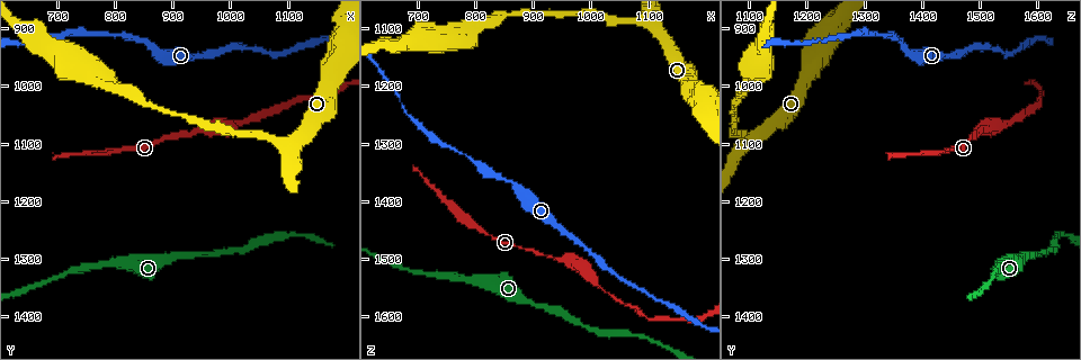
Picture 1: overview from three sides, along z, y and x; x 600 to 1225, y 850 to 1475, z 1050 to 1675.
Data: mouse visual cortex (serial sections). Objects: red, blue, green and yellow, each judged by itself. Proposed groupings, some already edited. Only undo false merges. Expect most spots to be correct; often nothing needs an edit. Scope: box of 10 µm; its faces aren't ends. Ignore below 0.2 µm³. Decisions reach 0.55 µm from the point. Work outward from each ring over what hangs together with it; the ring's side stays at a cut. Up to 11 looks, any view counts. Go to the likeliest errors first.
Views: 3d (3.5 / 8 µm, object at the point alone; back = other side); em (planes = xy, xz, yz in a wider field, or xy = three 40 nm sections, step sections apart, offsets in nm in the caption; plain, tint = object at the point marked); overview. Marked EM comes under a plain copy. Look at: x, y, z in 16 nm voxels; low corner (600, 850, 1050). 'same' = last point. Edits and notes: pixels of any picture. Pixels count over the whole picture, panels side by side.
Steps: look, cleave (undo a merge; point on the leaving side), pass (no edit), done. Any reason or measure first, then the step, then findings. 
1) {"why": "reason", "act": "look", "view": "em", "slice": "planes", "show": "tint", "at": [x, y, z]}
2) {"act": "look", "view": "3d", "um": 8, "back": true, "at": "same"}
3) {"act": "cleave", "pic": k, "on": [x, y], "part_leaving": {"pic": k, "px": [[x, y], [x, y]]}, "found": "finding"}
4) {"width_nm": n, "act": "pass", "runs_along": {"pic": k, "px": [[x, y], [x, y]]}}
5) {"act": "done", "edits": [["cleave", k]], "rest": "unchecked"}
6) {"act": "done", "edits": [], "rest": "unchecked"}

{"why": "calibre changes", "act": "look", "view": "3d", "um": 8, "at": [950, 1080, 1505]}

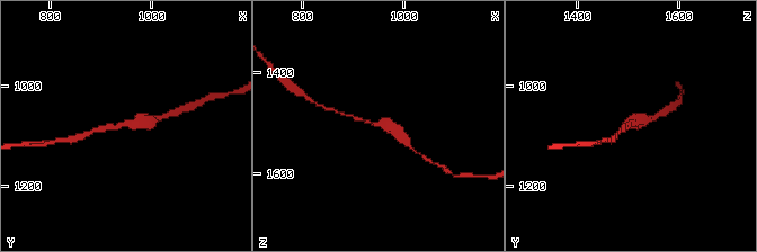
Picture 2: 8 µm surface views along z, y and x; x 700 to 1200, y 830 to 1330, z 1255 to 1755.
{"why": "closer look", "act": "look", "view": "3d", "um": 3.5, "at": "same"}

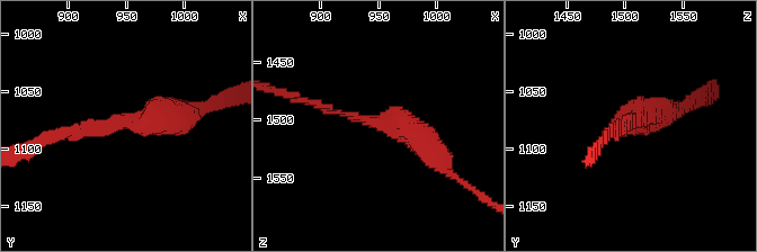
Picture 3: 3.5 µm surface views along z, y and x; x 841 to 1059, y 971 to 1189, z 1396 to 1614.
{"act": "look", "view": "em", "slice": "planes", "show": "tint", "at": [958, 1076, 1500]}

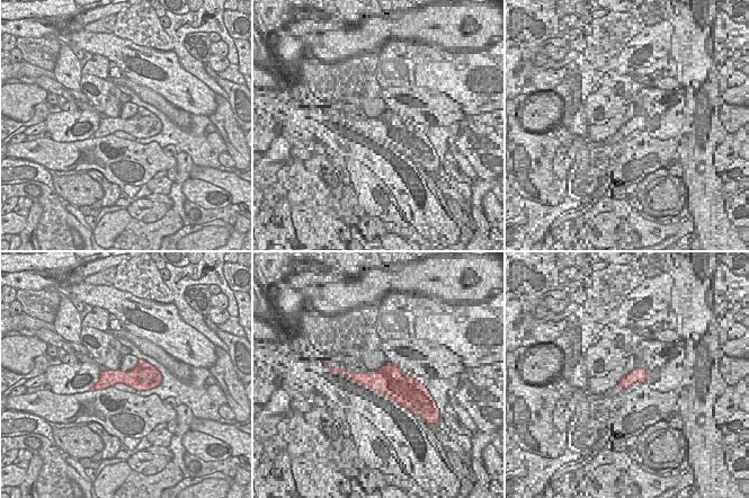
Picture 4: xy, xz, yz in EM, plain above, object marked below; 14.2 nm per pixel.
{"act": "pass", "runs_along": {"pic": 3, "px": [[315, 104], [398, 122], [439, 164]]}, "found": "one cell here"}

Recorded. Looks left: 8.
{"why": "thick turns thin", "act": "look", "view": "em", "slice": "xy", "step": 1, "show": "tint", "at": [910, 1290, 1585]}

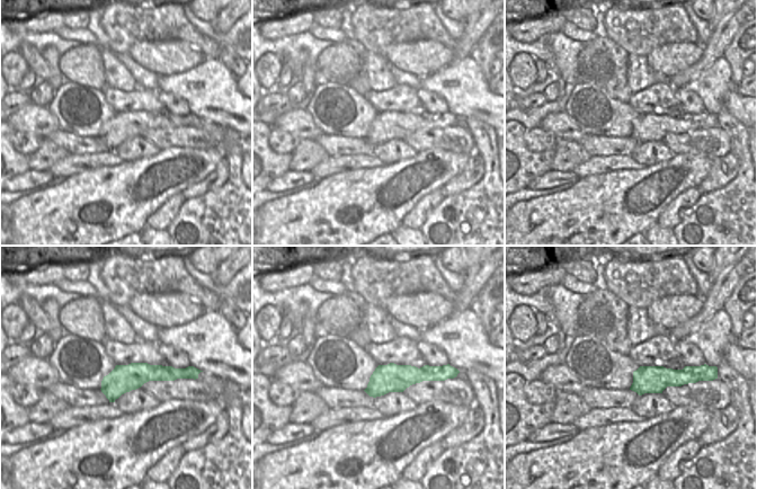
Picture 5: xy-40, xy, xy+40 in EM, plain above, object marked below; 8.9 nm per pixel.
{"why": "see where the arms go", "act": "look", "view": "3d", "um": 3.5, "at": "same"}

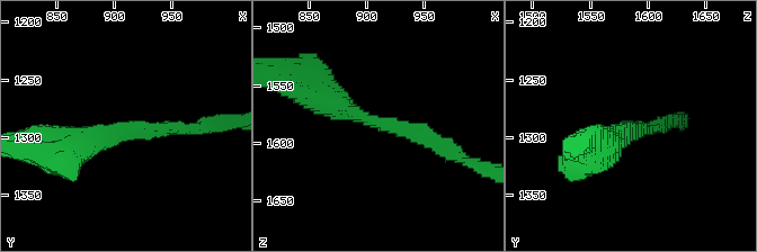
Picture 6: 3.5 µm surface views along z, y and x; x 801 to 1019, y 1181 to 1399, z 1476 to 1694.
{"arm_widths_nm": [200, 450], "act": "pass", "found": "all the same cell"}

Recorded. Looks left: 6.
{"why": "a narrow waist", "act": "look", "view": "3d", "um": 3.5, "at": [780, 910, 1325]}

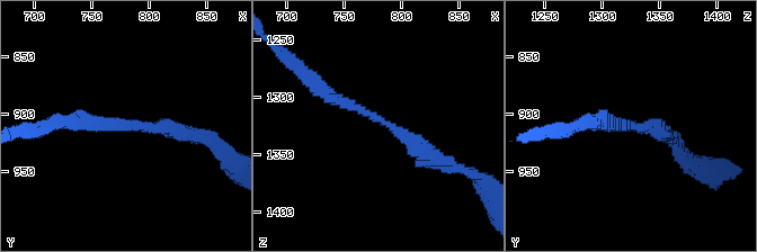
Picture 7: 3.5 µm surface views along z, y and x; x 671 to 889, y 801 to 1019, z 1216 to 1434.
{"arm_widths_nm": [200, 200], "why": "now the EM", "act": "look", "view": "em", "slice": "xy", "step": 1, "show": "tint", "at": [780, 908, 1320]}

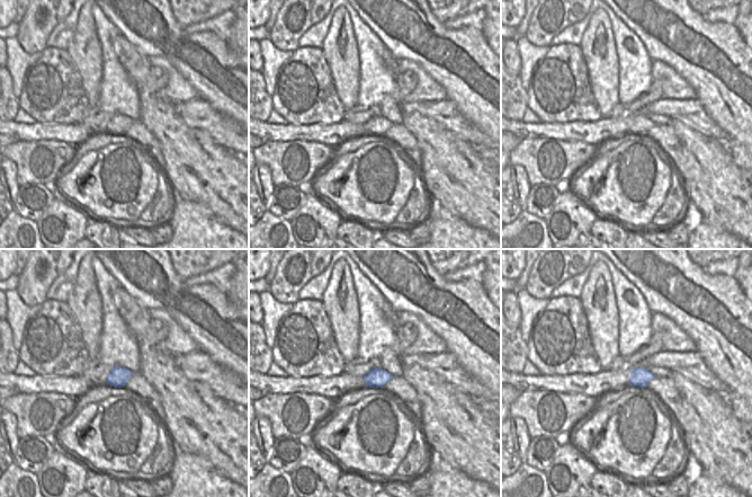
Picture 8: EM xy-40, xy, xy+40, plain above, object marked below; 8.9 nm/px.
{"act": "pass", "runs_along": {"pic": 7, "px": [[442, 162], [415, 138], [314, 83]]}, "found": "all the same cell"}

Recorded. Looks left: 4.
{"why": "three arms meet", "act": "look", "view": "3d", "um": 8, "at": [1100, 1100, 1095]}

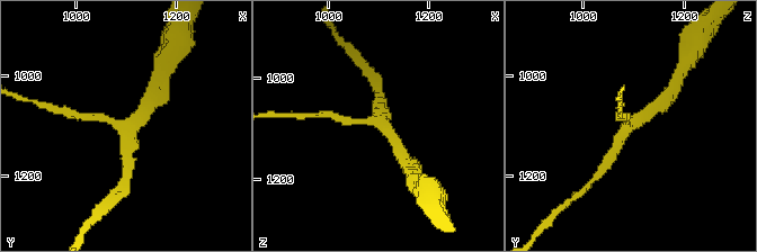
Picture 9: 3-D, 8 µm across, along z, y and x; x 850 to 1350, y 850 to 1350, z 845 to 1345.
{"arms": 3, "arm_widths_nm": [200, 300, 400], "why": "now the EM", "act": "look", "view": "em", "slice": "xy", "step": 5, "show": "tint", "at": "same"}

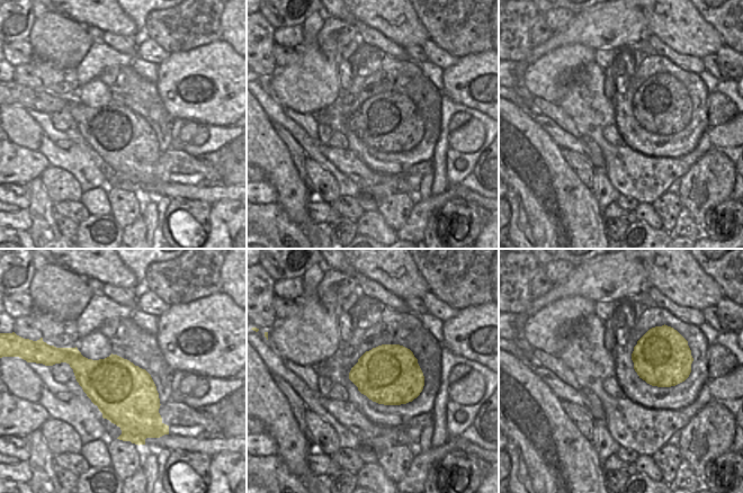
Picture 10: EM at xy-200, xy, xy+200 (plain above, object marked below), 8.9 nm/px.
{"act": "pass", "runs_along": {"pic": 9, "px": [[398, 145], [377, 123], [349, 122]]}, "found": "all the same cell"}

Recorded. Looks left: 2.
{"act": "done", "edits": [], "rest": "unchecked"}

